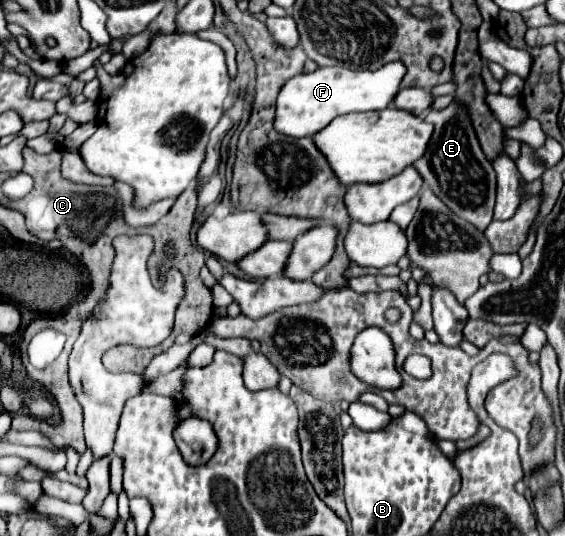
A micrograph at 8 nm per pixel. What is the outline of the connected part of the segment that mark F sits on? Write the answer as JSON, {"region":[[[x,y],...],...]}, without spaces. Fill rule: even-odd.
{"region":[[[391,62],[385,64],[383,68],[369,72],[369,70],[349,70],[349,68],[317,68],[311,74],[299,74],[293,76],[291,80],[287,80],[287,84],[281,88],[279,96],[277,96],[277,104],[275,104],[275,130],[279,134],[285,136],[295,136],[295,138],[303,138],[303,136],[313,136],[315,132],[319,132],[321,128],[325,128],[335,116],[341,114],[349,114],[349,112],[367,112],[367,110],[383,110],[387,108],[395,94],[399,92],[399,84],[401,78],[405,74],[405,66],[401,62]]]}

